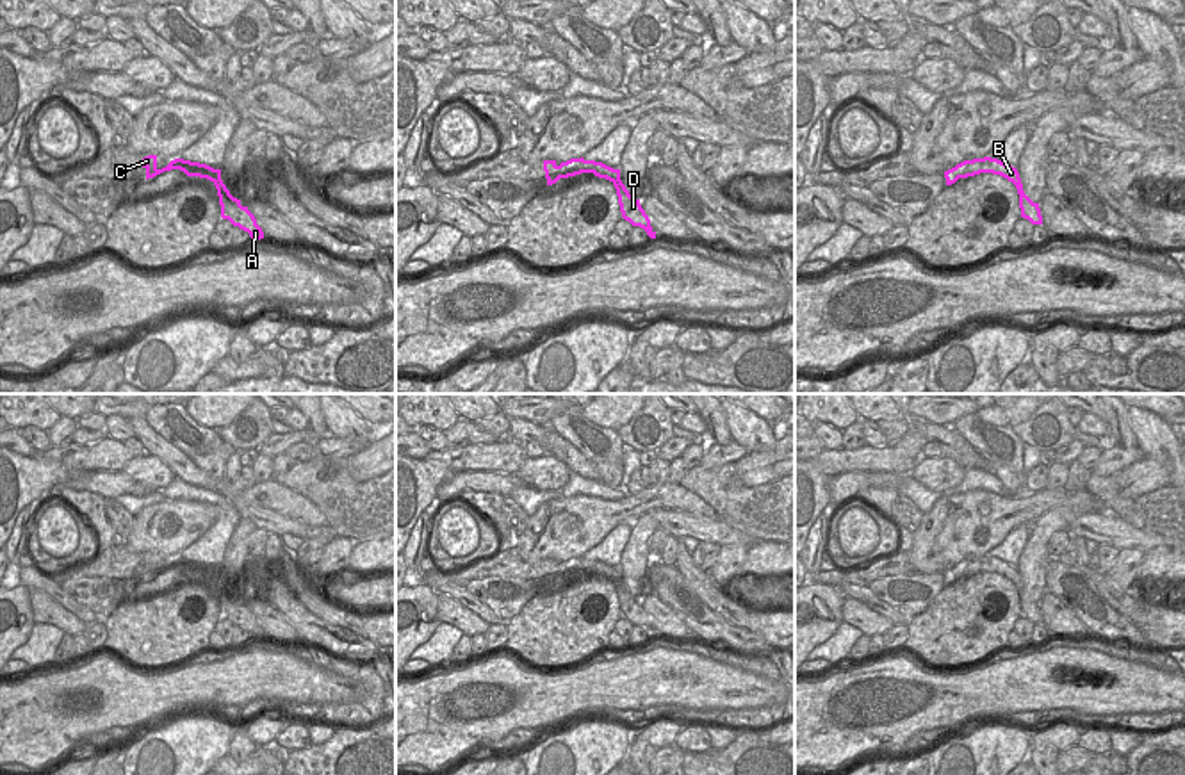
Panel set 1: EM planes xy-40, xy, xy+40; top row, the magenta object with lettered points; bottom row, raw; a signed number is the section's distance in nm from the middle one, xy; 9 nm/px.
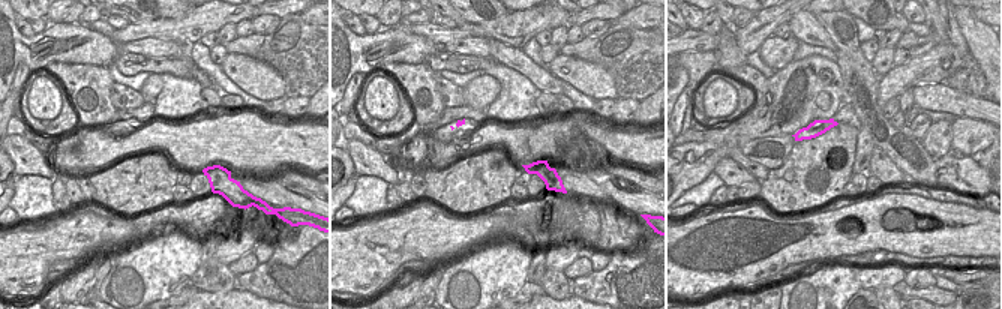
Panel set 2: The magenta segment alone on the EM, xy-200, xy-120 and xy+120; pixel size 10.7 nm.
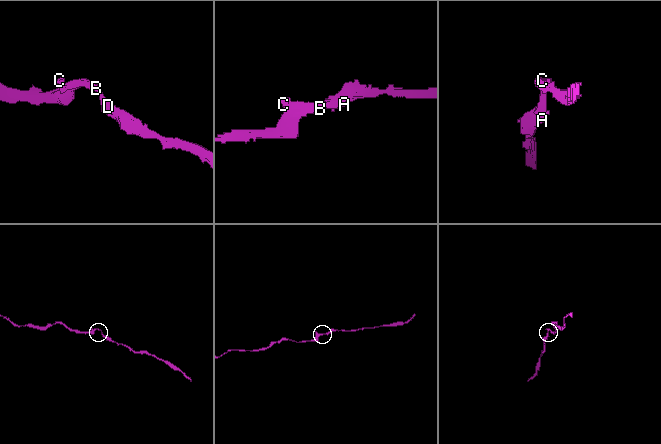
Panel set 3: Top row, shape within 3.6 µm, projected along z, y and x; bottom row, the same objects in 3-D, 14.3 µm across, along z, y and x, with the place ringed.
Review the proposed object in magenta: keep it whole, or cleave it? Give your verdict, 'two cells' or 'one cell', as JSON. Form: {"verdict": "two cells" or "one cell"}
{"verdict": "one cell"}

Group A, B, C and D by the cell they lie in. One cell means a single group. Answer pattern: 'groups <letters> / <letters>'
groups A B C D

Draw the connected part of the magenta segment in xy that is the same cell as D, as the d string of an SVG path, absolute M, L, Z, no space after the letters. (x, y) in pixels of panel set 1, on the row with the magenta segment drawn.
M581 157L561 162L560 166L556 164L556 160L543 160L543 171L547 185L556 184L560 178L576 176L581 173L593 173L599 178L609 180L617 189L622 217L633 226L643 228L650 239L656 239L656 232L652 230L650 219L642 208L640 200L633 198L622 184L620 169L613 169L602 162L584 160Z

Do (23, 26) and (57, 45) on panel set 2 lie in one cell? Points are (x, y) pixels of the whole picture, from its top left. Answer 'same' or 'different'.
different

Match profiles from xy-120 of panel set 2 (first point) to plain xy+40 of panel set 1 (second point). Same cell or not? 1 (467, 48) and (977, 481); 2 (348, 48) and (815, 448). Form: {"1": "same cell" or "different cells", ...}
{"1": "different cells", "2": "different cells"}

